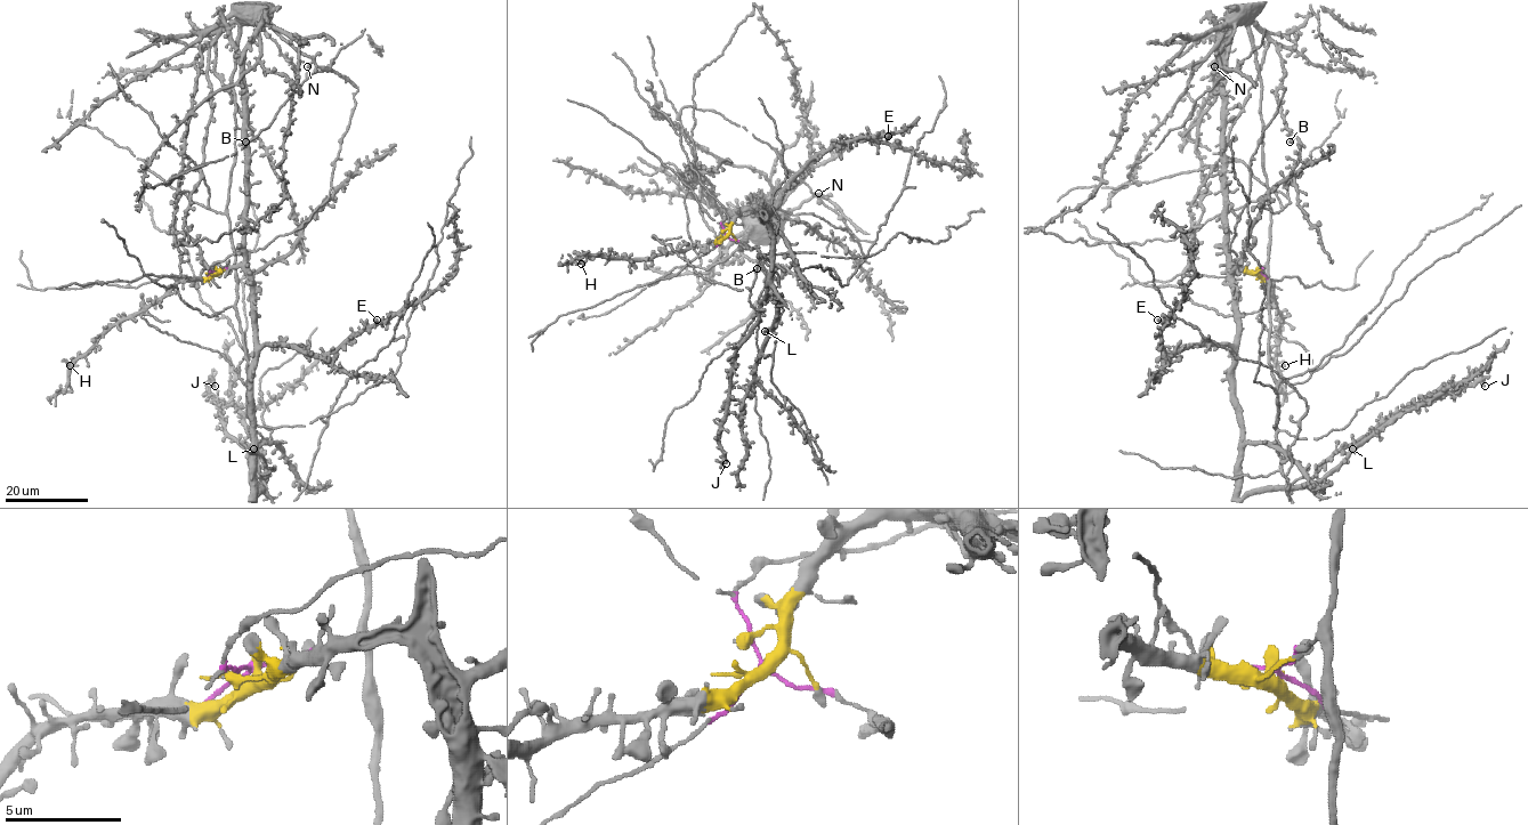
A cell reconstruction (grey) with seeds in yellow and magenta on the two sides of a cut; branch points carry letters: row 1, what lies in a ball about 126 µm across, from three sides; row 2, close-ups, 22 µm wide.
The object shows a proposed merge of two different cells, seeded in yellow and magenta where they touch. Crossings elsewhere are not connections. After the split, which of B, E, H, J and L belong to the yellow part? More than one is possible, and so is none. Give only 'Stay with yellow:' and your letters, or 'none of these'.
Stay with yellow: E, H, J, L

